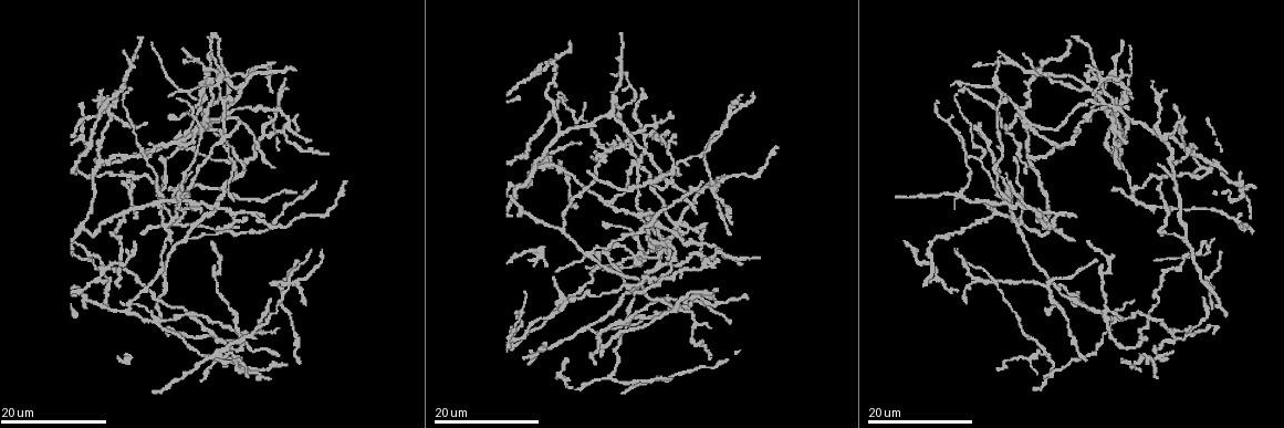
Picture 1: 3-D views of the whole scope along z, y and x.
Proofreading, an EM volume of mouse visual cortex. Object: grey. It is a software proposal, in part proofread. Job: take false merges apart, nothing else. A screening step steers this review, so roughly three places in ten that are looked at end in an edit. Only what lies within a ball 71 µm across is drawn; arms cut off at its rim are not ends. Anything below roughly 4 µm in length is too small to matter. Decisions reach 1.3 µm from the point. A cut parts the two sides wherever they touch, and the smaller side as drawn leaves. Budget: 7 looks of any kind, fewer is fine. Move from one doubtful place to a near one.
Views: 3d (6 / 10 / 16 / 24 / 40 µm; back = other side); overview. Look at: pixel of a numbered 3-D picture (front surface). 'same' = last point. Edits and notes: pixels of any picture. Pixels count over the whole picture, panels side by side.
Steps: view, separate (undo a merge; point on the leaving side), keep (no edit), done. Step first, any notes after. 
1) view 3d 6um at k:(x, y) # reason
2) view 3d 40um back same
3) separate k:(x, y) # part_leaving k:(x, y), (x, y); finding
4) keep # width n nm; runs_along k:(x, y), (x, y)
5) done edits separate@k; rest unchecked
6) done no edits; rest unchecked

view 3d 24um at 1:(540, 252) # thin arm on a thick one

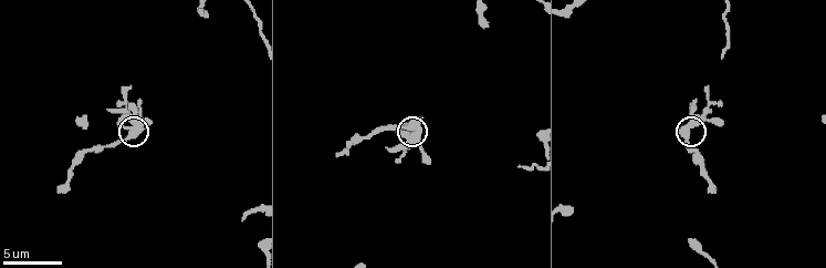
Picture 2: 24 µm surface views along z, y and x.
view 3d 6um at 2:(409, 128)

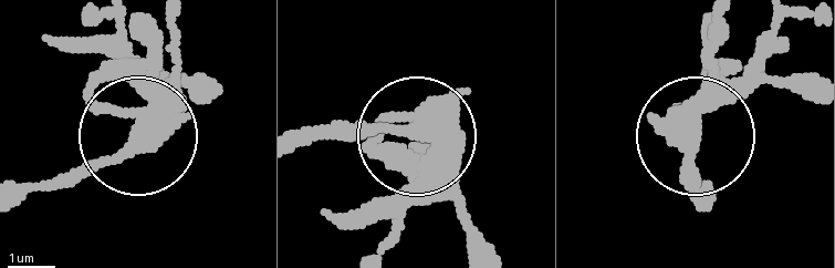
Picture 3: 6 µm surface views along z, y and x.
separate 3:(149, 61) # width 410 nm; part_leaving 3:(158, 117), (123, 22); a second neuron is stuck on

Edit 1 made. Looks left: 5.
view 3d 16um at 1:(154, 317) # three arms meet

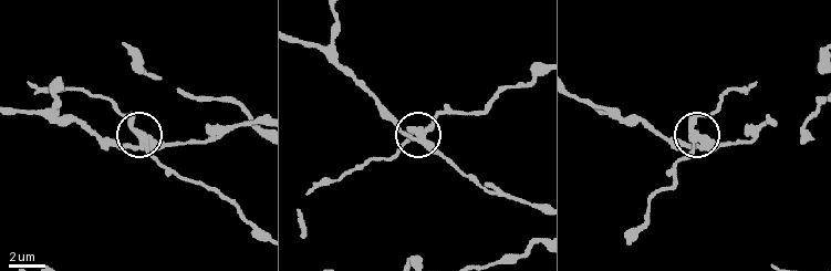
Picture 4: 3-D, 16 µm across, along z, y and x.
view 3d 6um at 4:(145, 137)

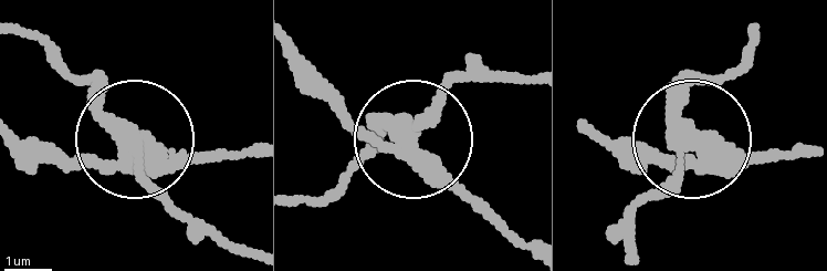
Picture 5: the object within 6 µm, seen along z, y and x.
separate 5:(101, 72) # arms 3; part_leaving 5:(127, 144), (187, 211), (245, 247); a second neuron is stuck on

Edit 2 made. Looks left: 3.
view 3d 24um at 1:(1121, 104) # a fork

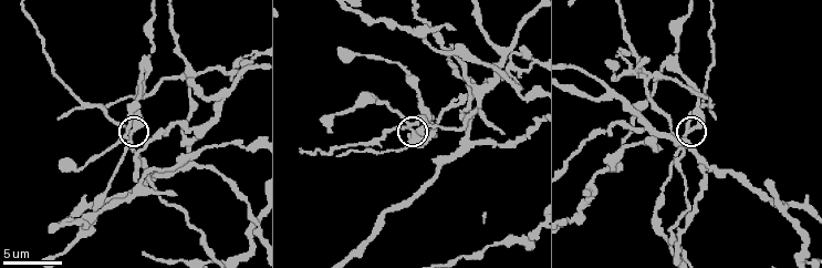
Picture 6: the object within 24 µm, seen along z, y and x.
view 3d 10um at 6:(685, 133)

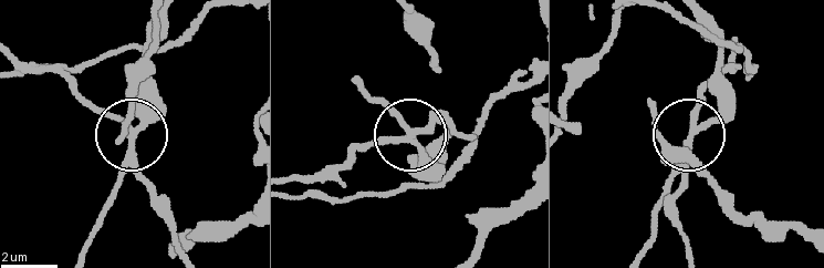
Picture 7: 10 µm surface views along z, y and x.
view 3d 6um at 7:(689, 132)

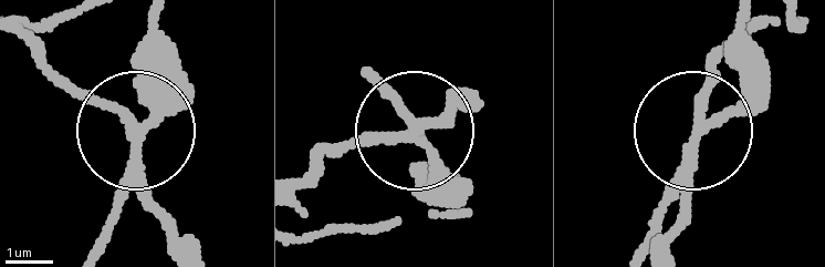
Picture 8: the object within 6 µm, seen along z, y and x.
separate 8:(168, 222) # side_arm 14 um; part_leaving 8:(136, 150), (124, 117), (76, 93), (17, 38); a second neuron is stuck on

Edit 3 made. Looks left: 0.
done edits separate@3, separate@5, separate@8; rest unchecked

